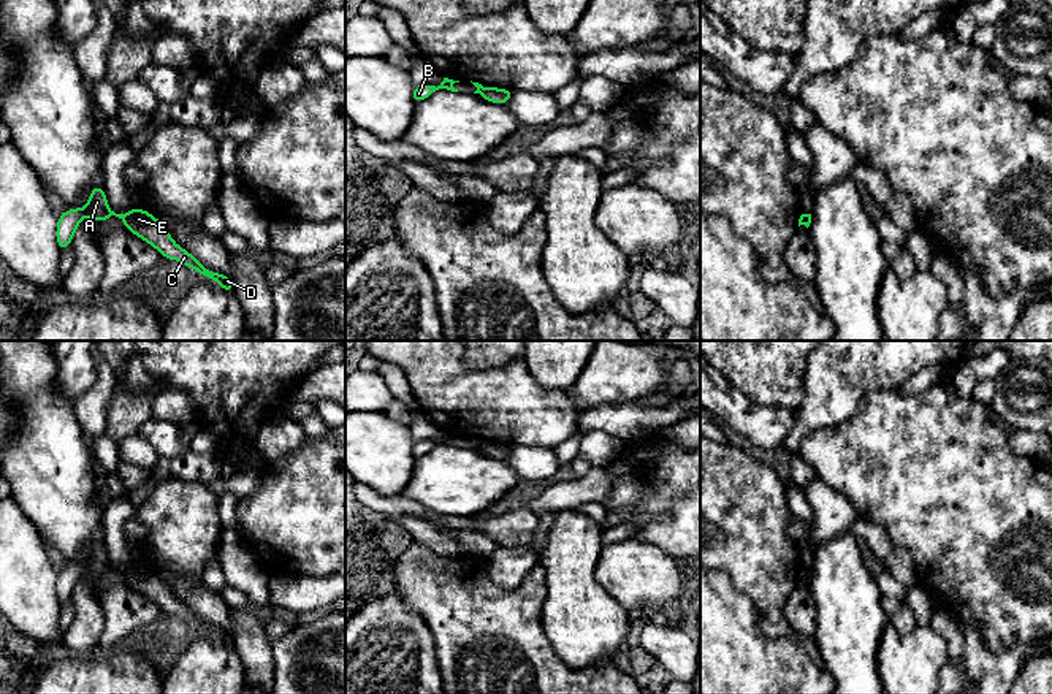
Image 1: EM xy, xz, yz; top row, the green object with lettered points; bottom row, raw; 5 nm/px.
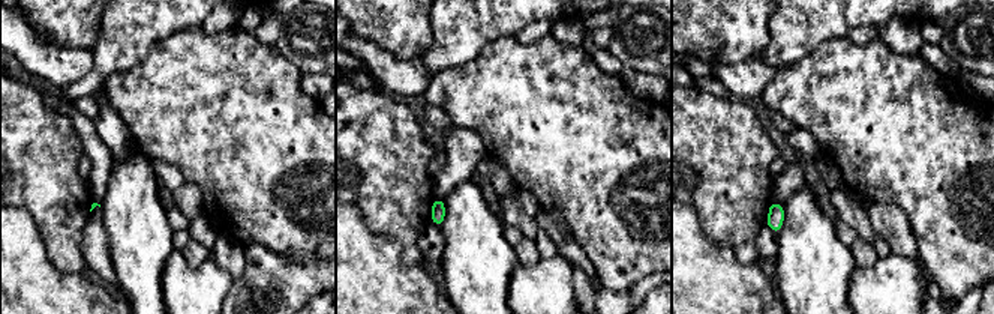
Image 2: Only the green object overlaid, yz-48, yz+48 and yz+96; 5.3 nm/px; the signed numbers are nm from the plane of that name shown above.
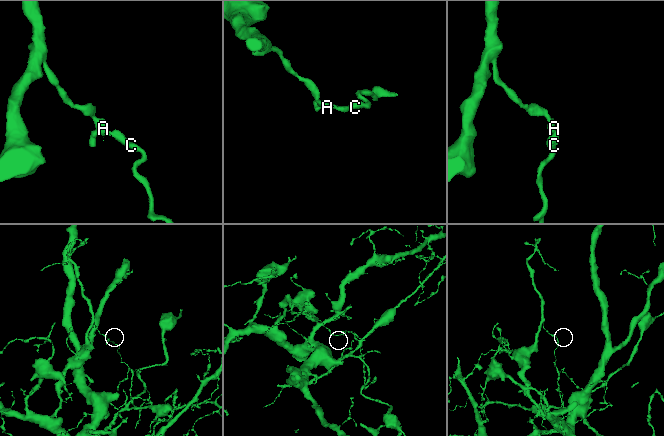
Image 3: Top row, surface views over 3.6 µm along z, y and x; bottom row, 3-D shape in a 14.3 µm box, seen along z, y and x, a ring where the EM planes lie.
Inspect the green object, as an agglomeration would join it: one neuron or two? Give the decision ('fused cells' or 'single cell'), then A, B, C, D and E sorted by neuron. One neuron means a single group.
fused cells; A B / C D E

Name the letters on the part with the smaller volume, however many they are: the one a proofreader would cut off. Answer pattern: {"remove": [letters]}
{"remove": ["C", "D", "E"]}

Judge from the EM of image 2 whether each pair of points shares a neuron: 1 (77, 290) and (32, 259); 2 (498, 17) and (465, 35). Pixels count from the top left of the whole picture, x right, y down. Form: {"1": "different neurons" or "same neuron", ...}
{"1": "same neuron", "2": "same neuron"}

